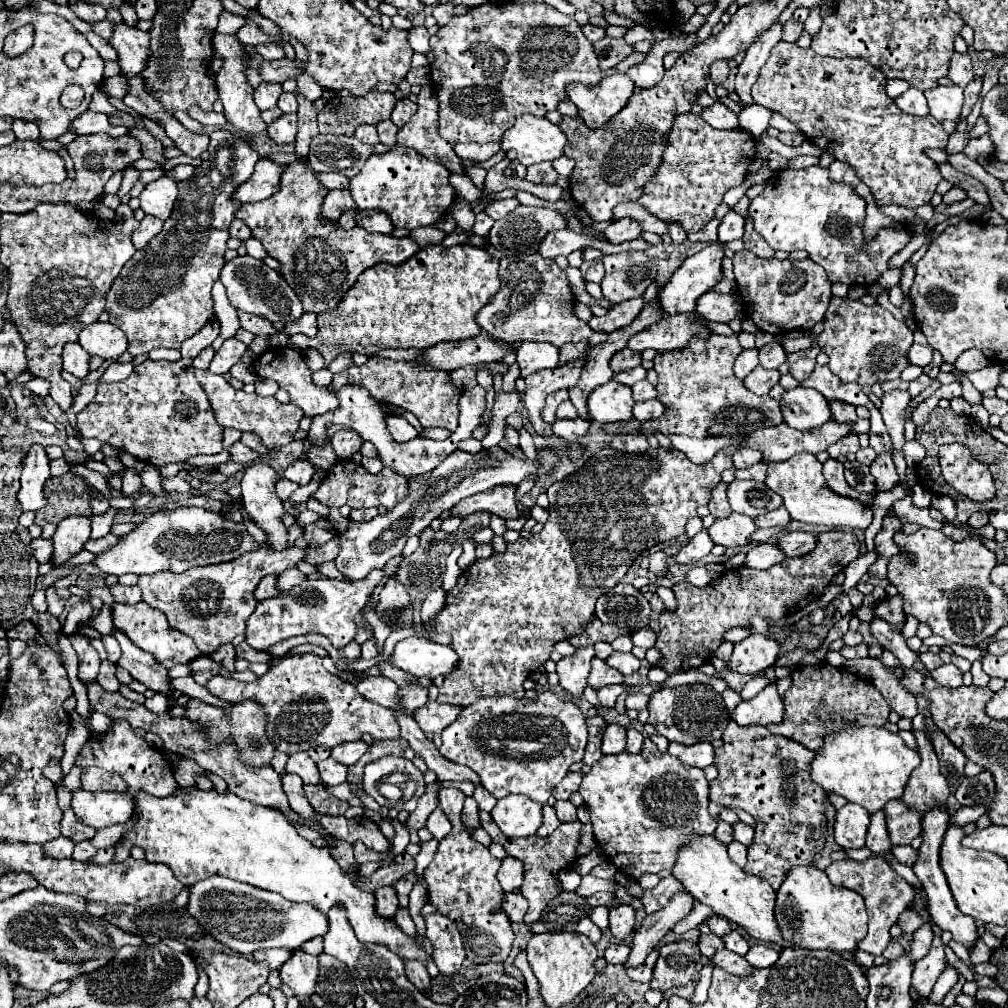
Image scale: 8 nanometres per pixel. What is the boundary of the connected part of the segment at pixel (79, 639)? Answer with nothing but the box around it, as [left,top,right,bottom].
[69,631,99,683]

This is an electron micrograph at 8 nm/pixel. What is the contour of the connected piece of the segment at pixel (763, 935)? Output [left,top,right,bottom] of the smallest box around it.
[673,837,787,947]

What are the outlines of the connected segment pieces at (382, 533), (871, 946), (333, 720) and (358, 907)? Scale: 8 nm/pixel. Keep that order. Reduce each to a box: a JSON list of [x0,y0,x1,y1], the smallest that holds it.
[[335,445,557,581],[825,857,913,955],[205,653,399,755],[123,785,429,963]]

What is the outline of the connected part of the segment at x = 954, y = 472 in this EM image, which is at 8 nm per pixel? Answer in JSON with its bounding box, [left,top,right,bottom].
[939,443,995,501]

